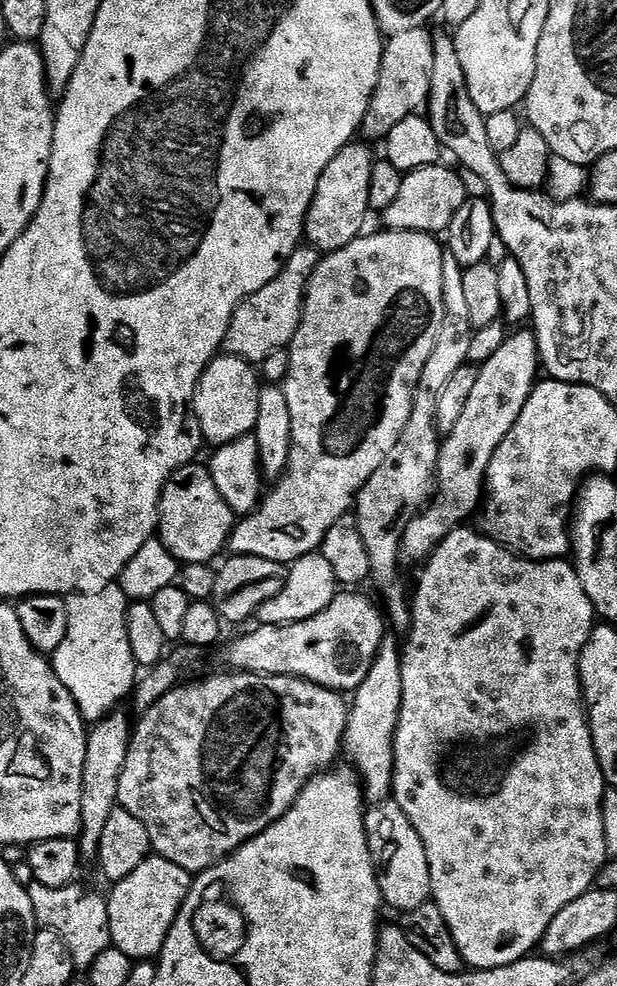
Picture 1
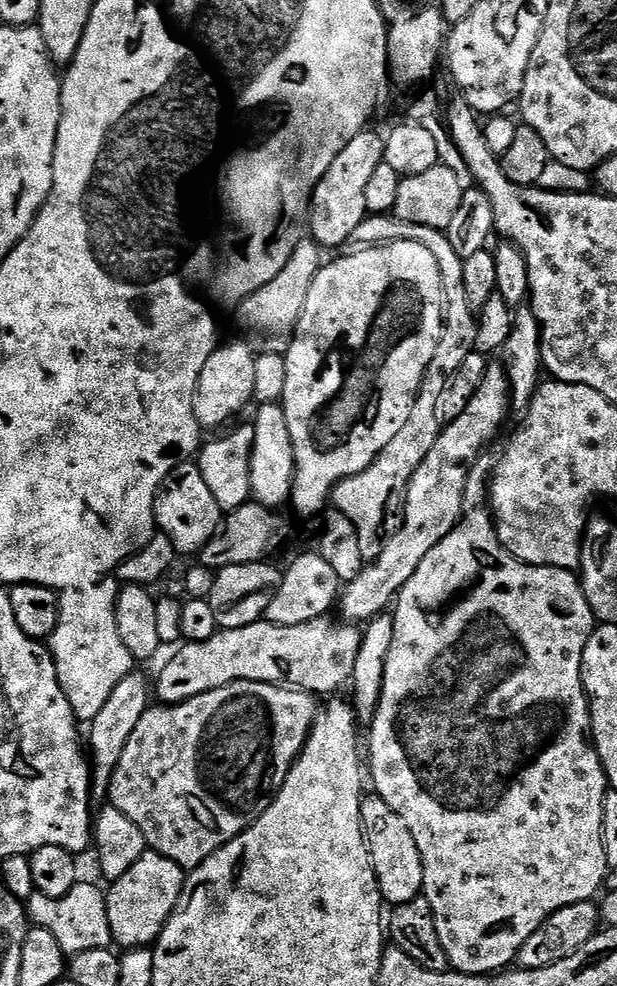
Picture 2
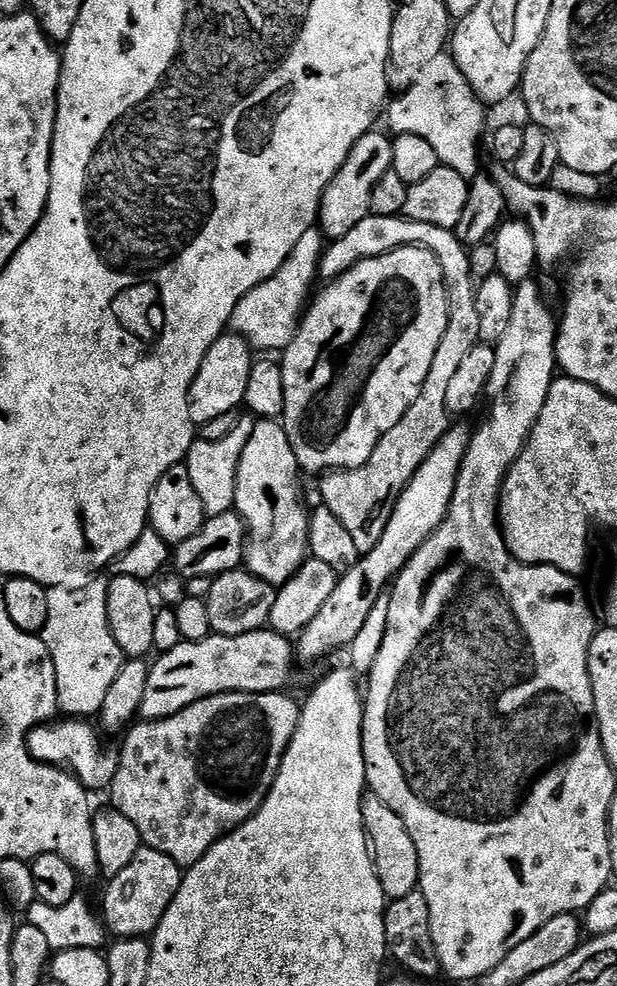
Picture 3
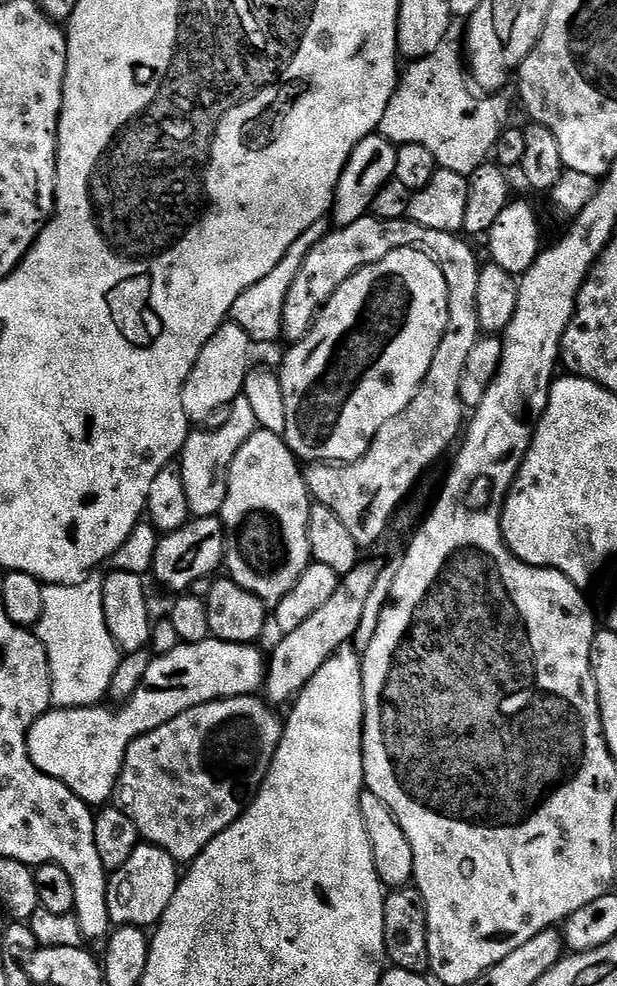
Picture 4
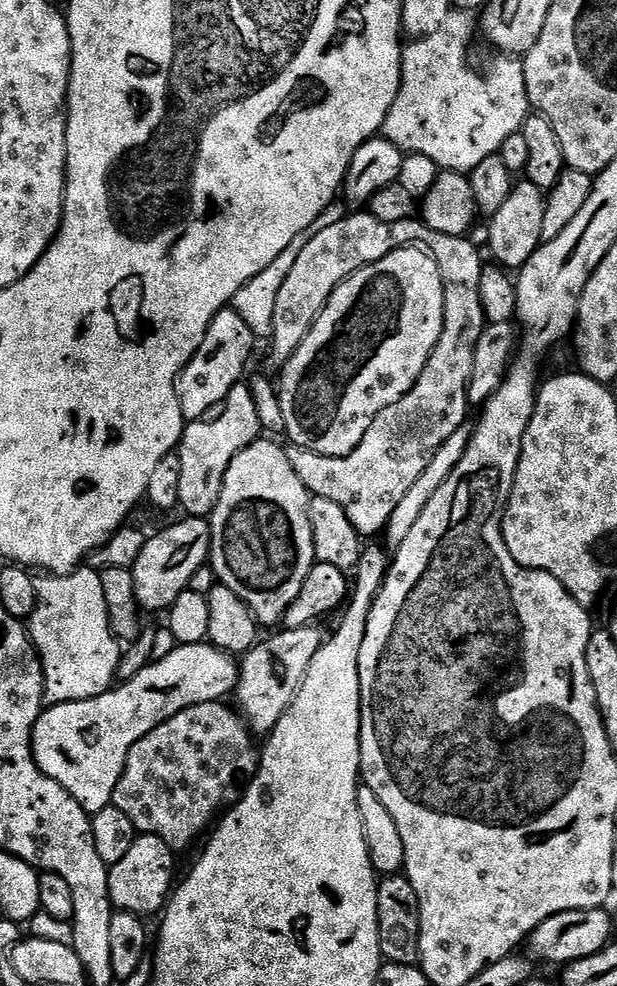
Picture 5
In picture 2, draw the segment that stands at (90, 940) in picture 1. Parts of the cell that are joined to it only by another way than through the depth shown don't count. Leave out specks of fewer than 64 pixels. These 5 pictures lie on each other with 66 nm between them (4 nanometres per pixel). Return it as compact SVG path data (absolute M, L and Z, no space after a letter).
M76 883L74 890L70 890L70 894L63 898L46 898L46 894L35 891L26 902L29 921L37 928L50 930L50 934L54 934L54 939L58 941L58 946L62 946L69 957L86 950L112 948L114 944L105 889L100 889L96 884L84 883Z

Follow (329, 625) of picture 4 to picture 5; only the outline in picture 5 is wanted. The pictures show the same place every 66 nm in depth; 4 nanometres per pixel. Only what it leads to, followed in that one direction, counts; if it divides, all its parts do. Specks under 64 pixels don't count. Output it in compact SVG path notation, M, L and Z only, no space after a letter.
M316 626L284 628L265 644L264 641L257 643L255 648L243 653L240 681L236 684L234 700L240 703L238 711L253 733L271 734L282 714L286 714L306 678L308 668L326 644L326 636L318 629Z

